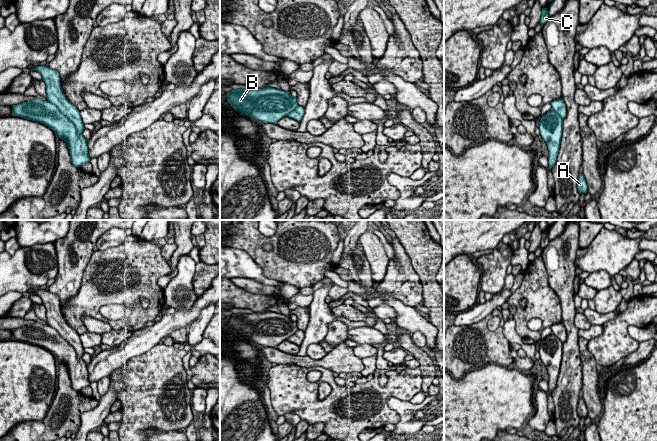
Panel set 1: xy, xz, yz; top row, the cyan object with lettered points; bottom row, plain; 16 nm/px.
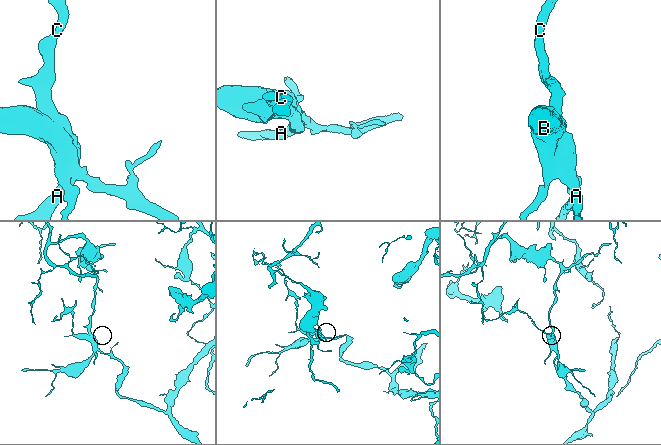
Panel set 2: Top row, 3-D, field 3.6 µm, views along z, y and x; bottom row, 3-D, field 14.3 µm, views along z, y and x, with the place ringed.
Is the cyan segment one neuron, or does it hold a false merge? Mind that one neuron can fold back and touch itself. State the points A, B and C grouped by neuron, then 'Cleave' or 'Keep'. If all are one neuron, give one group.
Groups: A C / B. Cleave

